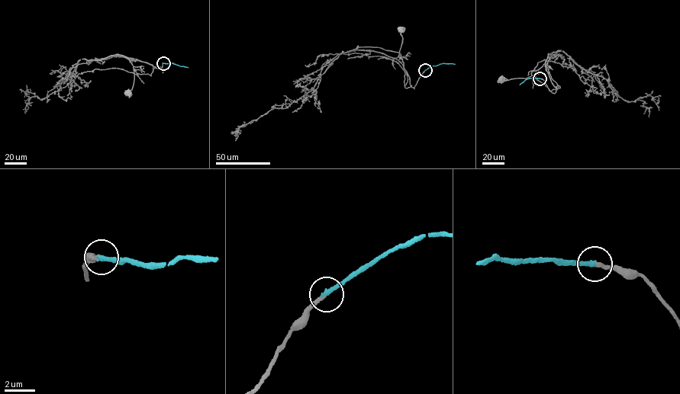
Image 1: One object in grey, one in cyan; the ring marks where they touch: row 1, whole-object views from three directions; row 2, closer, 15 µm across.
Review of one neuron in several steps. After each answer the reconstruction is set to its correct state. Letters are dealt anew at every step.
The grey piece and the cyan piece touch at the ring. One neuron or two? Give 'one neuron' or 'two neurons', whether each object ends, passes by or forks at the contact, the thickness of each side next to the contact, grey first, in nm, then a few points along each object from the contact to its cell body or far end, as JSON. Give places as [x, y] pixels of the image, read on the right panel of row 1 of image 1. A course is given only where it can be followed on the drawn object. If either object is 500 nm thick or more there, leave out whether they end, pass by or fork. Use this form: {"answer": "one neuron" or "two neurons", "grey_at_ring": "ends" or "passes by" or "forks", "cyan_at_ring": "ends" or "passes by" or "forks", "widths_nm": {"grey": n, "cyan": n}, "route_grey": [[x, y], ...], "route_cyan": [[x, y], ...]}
{"answer": "one neuron", "grey_at_ring": "ends", "cyan_at_ring": "ends", "widths_nm": {"grey": 240, "cyan": 280}, "route_grey": [[539, 78], [549, 91], [555, 92], [557, 88], [547, 72], [546, 62], [535, 74], [526, 78], [501, 79]], "route_cyan": [[539, 78], [527, 78], [520, 84]]}

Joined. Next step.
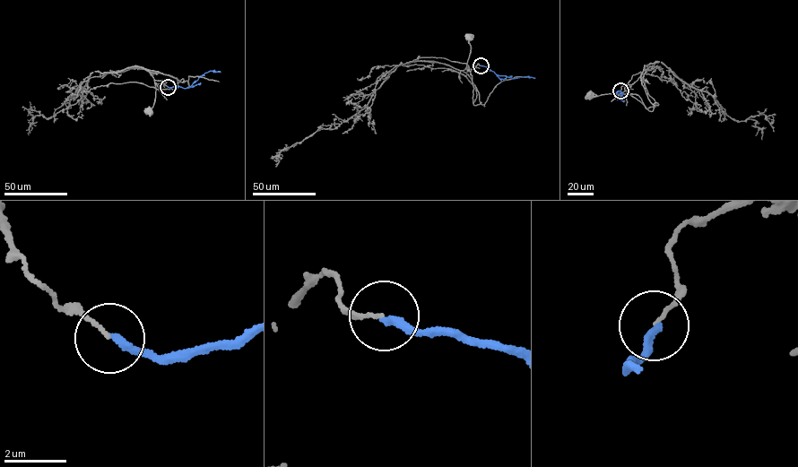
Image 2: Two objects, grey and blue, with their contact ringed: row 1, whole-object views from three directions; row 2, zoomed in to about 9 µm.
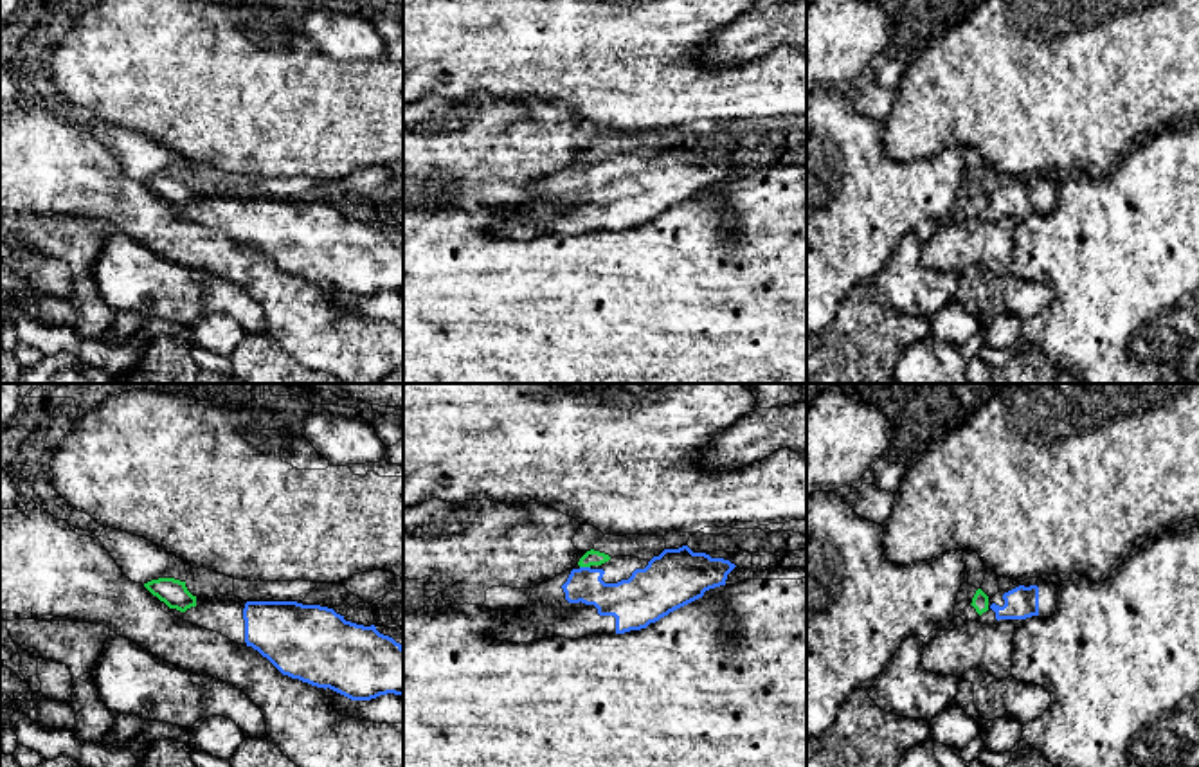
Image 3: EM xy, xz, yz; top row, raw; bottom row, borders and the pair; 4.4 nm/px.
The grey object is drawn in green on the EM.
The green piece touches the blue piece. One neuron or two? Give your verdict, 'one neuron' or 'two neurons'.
two neurons

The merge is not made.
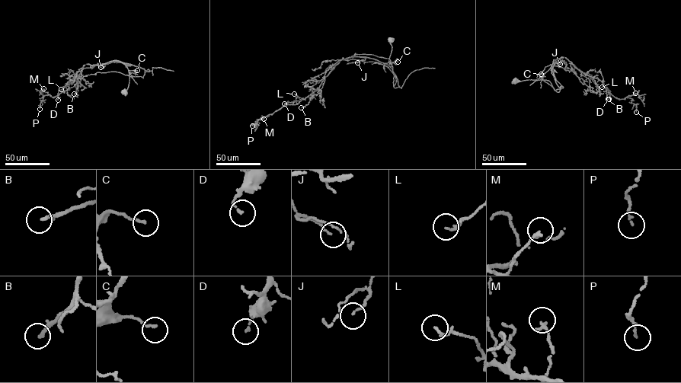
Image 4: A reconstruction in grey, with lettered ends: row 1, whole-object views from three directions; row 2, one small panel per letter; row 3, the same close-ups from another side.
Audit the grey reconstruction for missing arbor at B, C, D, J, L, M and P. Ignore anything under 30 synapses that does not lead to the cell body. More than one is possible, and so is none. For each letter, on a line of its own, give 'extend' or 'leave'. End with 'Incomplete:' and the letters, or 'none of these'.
B: extend
C: leave
D: leave
J: leave
L: leave
M: leave
P: leave
Incomplete: B

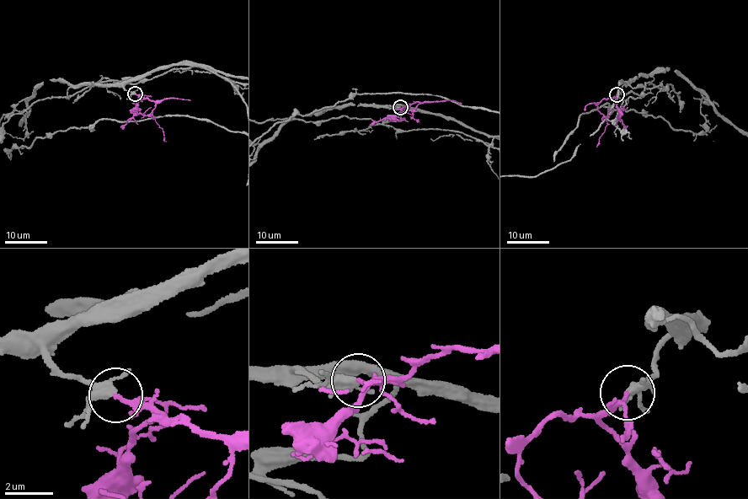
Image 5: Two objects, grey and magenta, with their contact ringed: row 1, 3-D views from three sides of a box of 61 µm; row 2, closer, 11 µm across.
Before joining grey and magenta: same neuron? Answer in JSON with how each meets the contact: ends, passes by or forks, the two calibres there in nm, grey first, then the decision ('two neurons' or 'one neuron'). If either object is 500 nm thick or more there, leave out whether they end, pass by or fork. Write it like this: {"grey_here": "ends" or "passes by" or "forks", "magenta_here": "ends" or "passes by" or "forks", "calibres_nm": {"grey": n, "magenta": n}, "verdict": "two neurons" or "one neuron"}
{"grey_here": "forks", "magenta_here": "passes by", "calibres_nm": {"grey": 280, "magenta": 120}, "verdict": "one neuron"}

